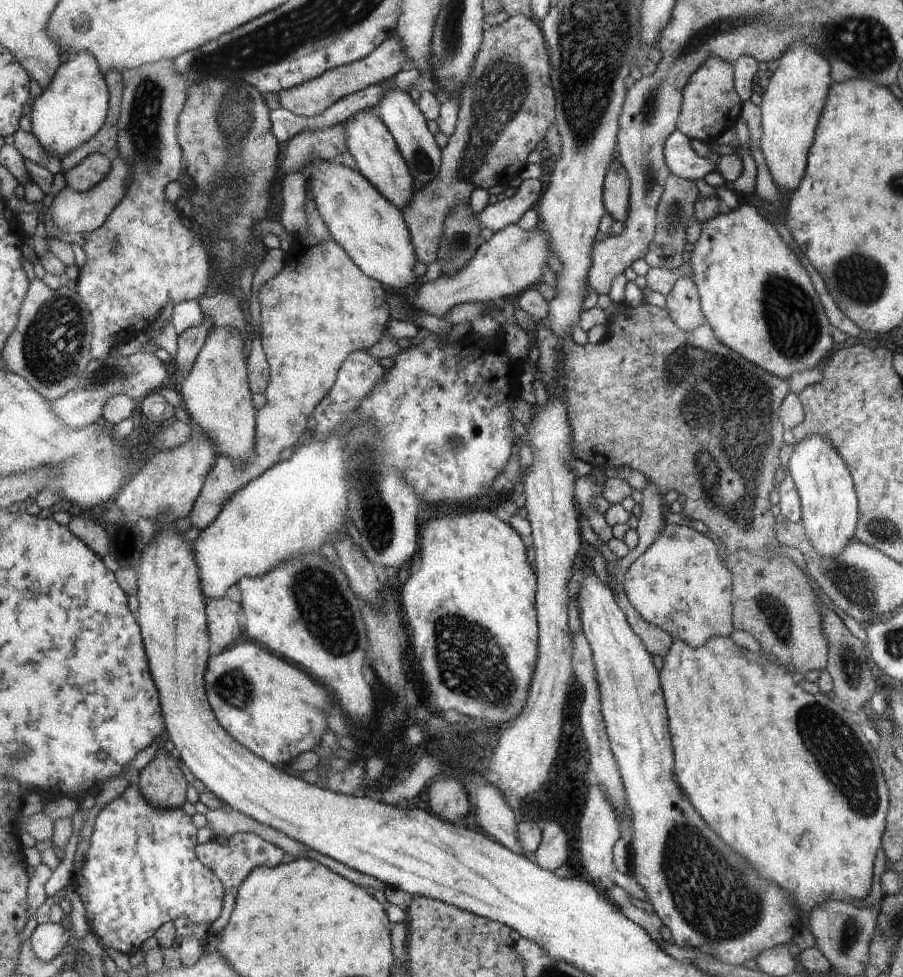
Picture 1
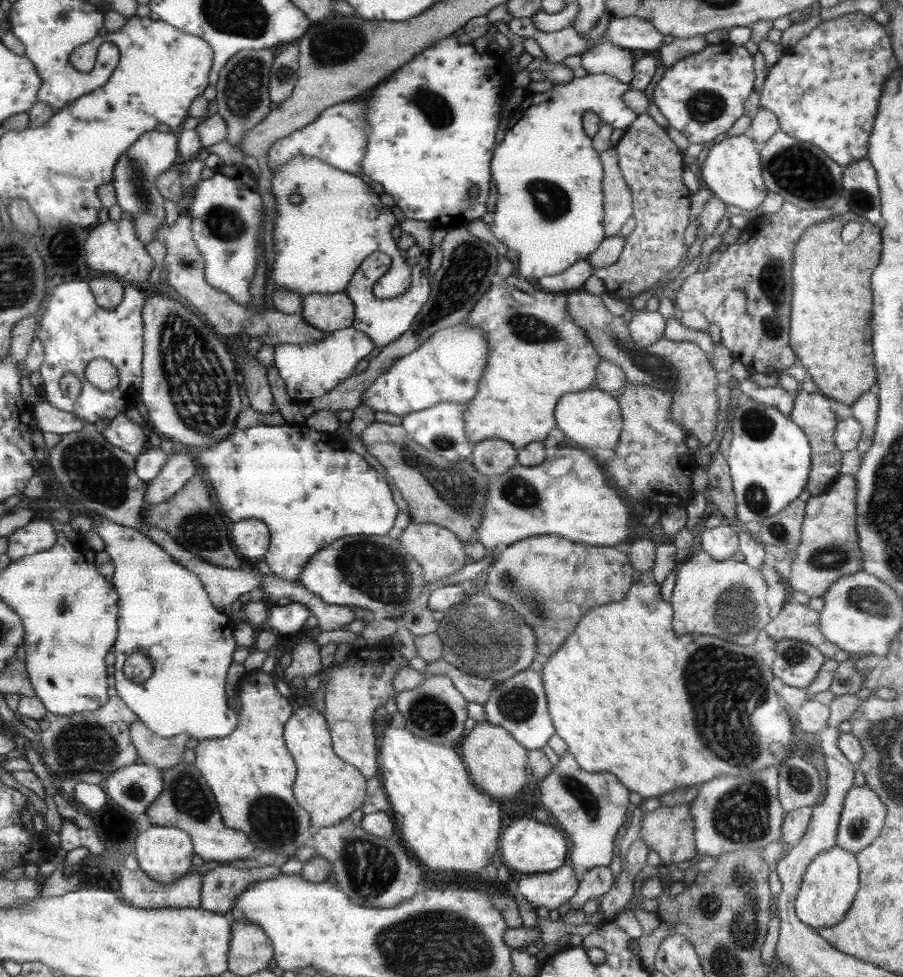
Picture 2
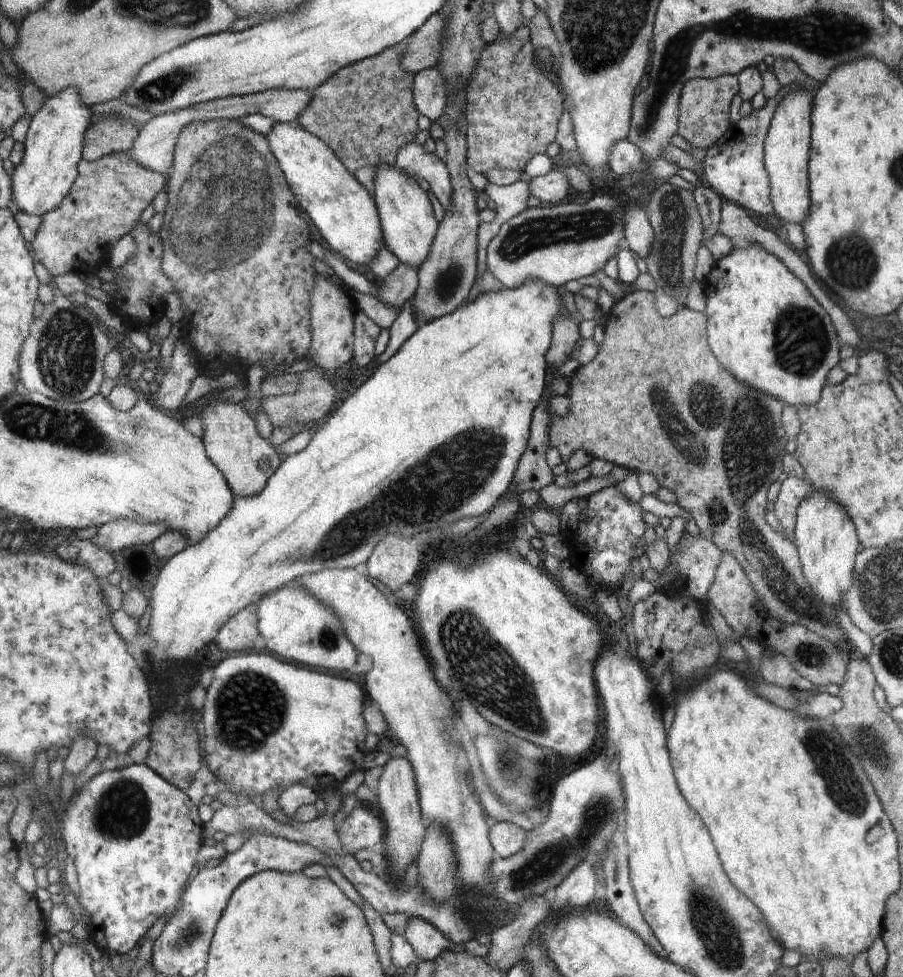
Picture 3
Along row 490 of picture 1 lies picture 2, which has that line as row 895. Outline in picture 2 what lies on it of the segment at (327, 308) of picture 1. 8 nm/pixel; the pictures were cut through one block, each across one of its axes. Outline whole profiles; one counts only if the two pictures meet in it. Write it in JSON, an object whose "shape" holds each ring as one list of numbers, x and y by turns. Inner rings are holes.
{"shape":[[221,864,201,875,200,907,214,913,229,914,233,902,252,883,270,880,282,874,278,866,258,866,250,869]]}

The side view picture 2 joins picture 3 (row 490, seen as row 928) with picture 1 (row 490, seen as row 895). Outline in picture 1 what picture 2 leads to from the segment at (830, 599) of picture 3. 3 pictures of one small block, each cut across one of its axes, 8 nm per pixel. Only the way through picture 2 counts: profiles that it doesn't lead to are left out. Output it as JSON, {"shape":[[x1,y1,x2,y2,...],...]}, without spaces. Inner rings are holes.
{"shape":[[810,434,793,448,794,454,787,467,800,497,806,538,822,558,836,558,850,541,855,540,858,524,858,499,848,465,822,434]]}

